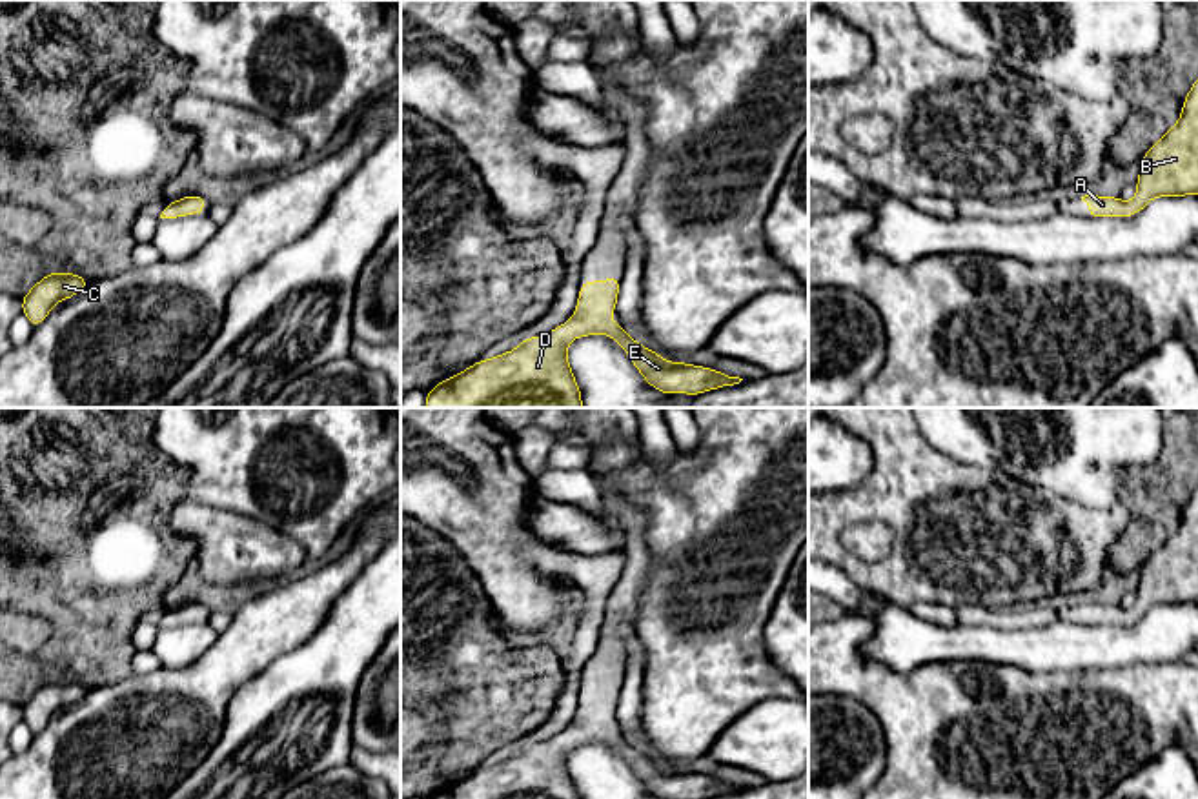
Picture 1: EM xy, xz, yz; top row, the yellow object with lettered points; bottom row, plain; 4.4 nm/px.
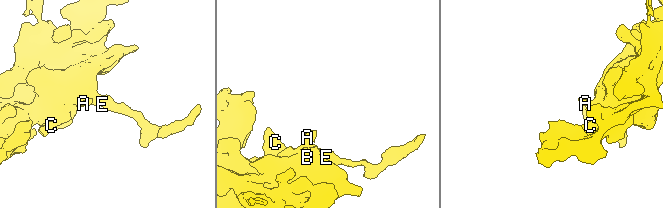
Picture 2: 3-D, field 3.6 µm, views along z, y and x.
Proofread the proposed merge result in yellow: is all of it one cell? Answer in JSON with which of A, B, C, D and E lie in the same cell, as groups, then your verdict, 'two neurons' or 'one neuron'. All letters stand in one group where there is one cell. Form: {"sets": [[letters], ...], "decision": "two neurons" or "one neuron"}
{"sets": [["A", "B", "C", "D", "E"]], "decision": "one neuron"}

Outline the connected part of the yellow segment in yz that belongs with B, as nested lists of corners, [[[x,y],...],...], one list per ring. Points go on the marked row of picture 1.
[[[1198,80],[1182,104],[1178,122],[1142,157],[1134,198],[1085,195],[1081,200],[1089,204],[1091,218],[1129,218],[1152,198],[1187,195],[1198,195]]]

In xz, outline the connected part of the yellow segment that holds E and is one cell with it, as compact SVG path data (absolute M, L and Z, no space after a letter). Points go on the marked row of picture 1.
M619 277L581 282L574 319L441 380L426 391L424 408L583 408L568 346L588 335L612 337L646 384L665 395L701 395L743 380L712 368L670 362L641 346L621 322L606 317L617 311L619 284Z

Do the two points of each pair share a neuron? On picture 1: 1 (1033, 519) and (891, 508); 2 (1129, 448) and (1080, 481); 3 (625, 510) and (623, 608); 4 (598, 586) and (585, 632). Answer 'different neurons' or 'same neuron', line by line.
1: same neuron
2: same neuron
3: same neuron
4: same neuron

